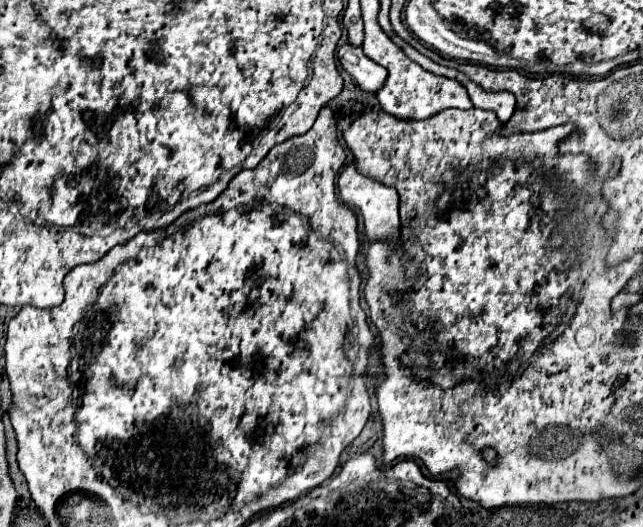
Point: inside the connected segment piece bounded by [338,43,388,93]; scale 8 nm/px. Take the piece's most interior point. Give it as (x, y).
(369, 75)

